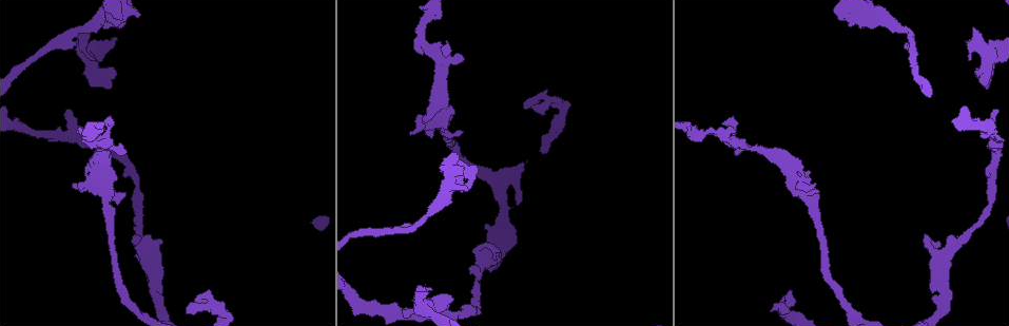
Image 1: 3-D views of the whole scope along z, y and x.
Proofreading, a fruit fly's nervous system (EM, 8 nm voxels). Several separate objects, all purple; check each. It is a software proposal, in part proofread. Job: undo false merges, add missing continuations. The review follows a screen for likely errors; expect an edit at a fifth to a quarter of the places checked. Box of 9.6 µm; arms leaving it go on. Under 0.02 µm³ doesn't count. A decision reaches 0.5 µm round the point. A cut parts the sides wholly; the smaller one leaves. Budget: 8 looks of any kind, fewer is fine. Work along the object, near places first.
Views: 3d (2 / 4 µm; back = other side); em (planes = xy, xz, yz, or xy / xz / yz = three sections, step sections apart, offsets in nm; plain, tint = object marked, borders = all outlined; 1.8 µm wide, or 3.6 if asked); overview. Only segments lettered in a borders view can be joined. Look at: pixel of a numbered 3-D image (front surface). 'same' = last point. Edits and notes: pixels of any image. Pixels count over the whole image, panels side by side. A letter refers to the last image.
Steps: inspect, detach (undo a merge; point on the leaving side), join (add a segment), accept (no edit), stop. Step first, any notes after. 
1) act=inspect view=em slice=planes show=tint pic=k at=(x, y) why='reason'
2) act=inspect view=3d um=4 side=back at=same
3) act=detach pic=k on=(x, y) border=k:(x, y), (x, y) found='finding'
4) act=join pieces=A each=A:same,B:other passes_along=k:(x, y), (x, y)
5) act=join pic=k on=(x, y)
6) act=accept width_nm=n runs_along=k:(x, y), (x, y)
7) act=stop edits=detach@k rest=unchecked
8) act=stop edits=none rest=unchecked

act=inspect view=em slice=planes show=plain pic=1 at=(815, 183) why='an open end'

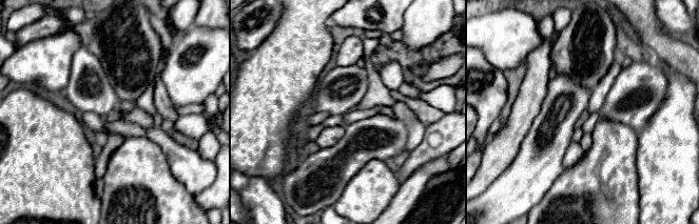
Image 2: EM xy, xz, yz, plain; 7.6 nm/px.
act=inspect view=em slice=planes show=borders at=same why='what lies round it'

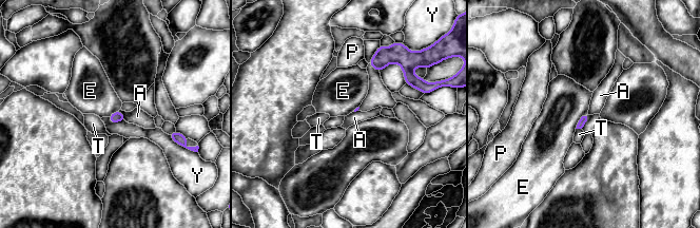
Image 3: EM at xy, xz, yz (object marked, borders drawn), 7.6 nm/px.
act=accept each=A:other,E:other,P:other,T:other,Y:other border=3:(587, 112), (581, 116), (575, 128) found='none of them fits'

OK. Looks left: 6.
act=inspect view=em slice=planes show=borders pic=1 at=(722, 133) why='abrupt turn'

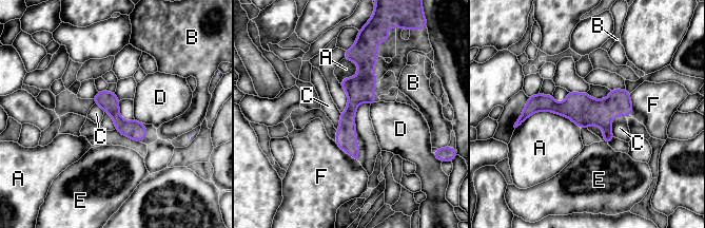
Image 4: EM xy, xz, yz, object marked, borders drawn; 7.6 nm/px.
act=accept longest_contact=A:480nm each=A:other,B:other,C:other,D:other,E:other,F:other found='one neuron here'

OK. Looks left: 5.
act=inspect view=em slice=xz step=8 show=tint pic=1 at=(786, 294) why='an open end'

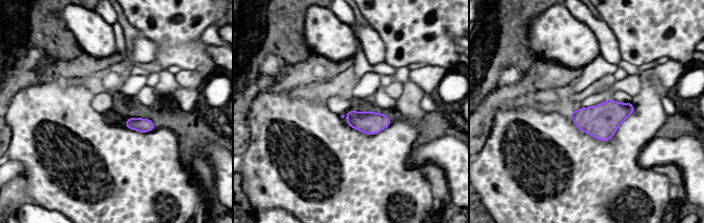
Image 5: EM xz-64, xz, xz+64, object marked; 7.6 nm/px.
act=inspect view=em slice=xy step=8 show=borders at=same why='another direction'

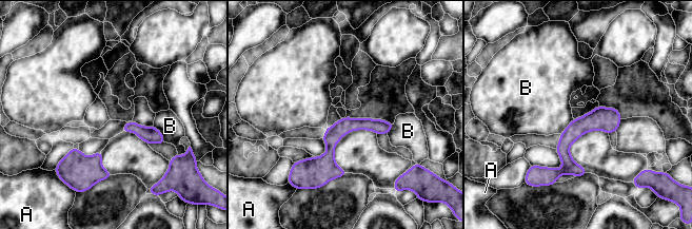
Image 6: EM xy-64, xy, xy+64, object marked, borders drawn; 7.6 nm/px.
act=accept each=A:other,B:other border=6:(154, 126), (165, 141) found='no lettered segment goes on from it'

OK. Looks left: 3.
act=inspect view=3d um=2 side=back pic=1 at=(427, 293) why='an open end'

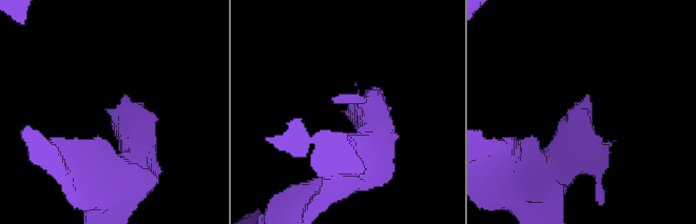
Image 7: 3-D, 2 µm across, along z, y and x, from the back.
act=inspect view=em um=3.6 slice=planes show=borders pic=7 at=(587, 95) why='shape alone is not enough'

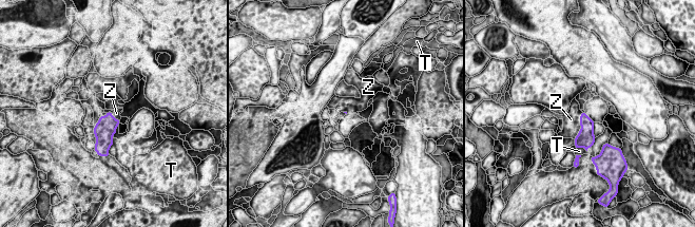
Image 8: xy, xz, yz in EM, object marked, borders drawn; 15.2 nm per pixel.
act=join pieces=Z each=T:other,Z:same found='it goes on there'

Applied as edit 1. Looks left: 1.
act=stop edits=join@8 rest=unchecked

